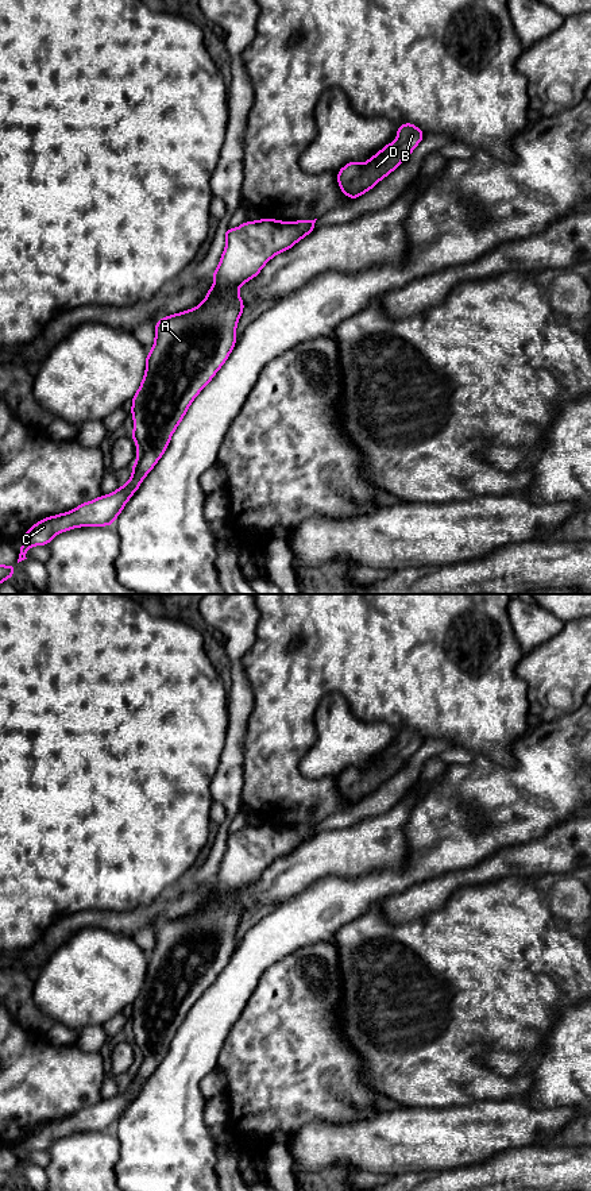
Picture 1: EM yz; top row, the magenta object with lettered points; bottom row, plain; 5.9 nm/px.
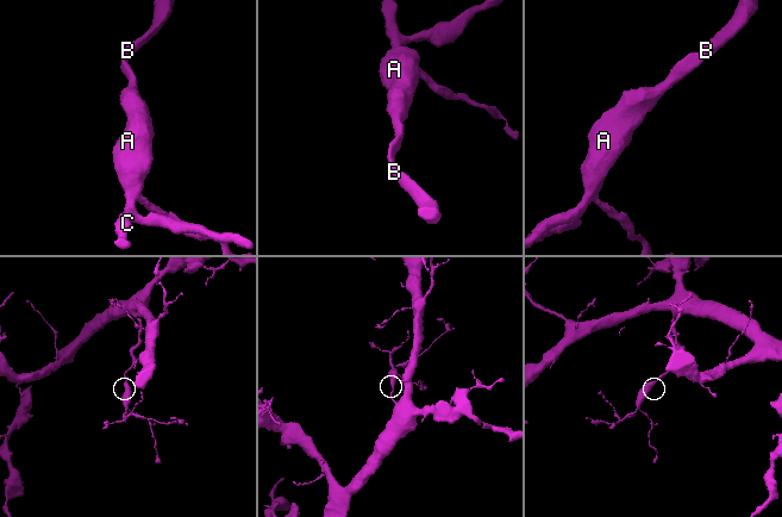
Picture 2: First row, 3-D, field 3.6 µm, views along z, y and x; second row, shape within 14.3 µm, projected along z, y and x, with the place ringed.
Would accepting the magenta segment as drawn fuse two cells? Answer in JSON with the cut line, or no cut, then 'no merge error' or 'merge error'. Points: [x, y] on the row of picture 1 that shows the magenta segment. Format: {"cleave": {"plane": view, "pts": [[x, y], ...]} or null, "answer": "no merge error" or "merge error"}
{"cleave": null, "answer": "no merge error"}

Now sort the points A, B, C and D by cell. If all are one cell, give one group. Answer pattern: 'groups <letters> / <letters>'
groups A B C D

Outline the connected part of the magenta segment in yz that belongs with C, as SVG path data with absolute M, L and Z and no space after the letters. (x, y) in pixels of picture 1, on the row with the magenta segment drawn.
M260 219L225 230L227 244L212 278L215 285L196 308L166 316L155 324L155 342L146 373L132 398L132 439L138 458L131 479L108 496L39 520L24 535L18 563L31 546L47 546L65 531L112 525L143 478L165 454L189 405L212 381L236 344L236 324L244 309L239 286L256 277L277 254L313 232L314 220Z

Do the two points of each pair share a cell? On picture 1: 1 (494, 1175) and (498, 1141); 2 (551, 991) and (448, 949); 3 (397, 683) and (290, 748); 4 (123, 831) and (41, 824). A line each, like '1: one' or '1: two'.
1: two
2: one
3: one
4: one

